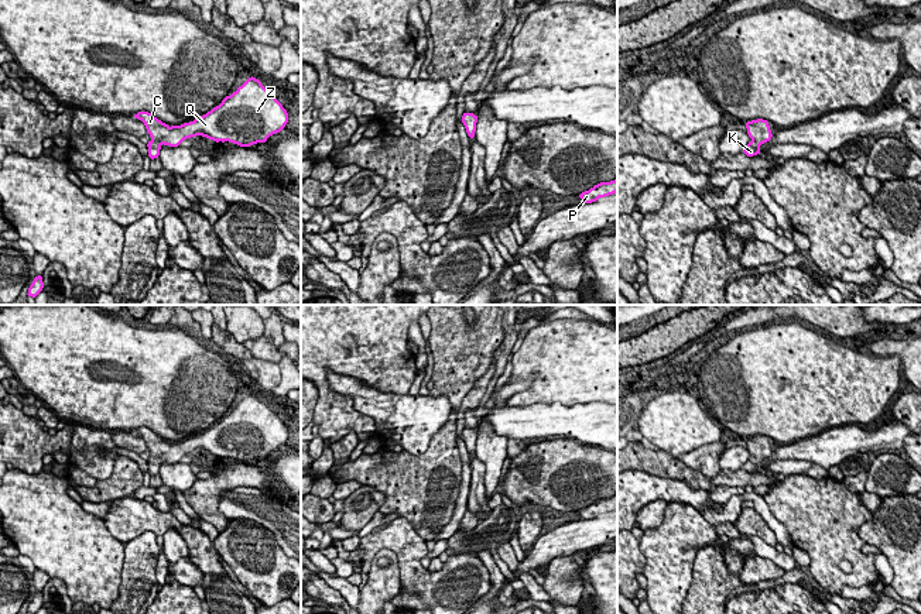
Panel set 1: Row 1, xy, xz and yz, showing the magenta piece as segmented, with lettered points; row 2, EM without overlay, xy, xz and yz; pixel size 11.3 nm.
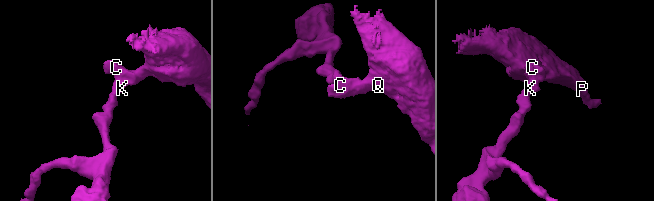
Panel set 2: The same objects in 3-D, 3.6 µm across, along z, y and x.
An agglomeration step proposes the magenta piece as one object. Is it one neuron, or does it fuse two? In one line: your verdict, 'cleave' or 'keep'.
keep

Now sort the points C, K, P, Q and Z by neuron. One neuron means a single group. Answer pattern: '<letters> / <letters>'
C K P Q Z

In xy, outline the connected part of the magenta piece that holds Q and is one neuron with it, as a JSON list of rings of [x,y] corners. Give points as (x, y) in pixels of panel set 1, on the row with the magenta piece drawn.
[[[253,76],[230,96],[226,96],[219,106],[194,121],[170,127],[148,112],[138,112],[134,117],[144,123],[151,137],[147,144],[148,157],[151,159],[158,158],[162,144],[178,147],[184,140],[196,136],[206,137],[216,143],[229,141],[240,147],[250,147],[257,143],[266,143],[270,136],[280,133],[288,123],[288,113],[283,104]]]

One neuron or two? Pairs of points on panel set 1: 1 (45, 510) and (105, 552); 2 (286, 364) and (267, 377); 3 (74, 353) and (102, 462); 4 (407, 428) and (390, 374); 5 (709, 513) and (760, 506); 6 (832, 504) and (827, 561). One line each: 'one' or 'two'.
1: one
2: two
3: two
4: two
5: one
6: one

